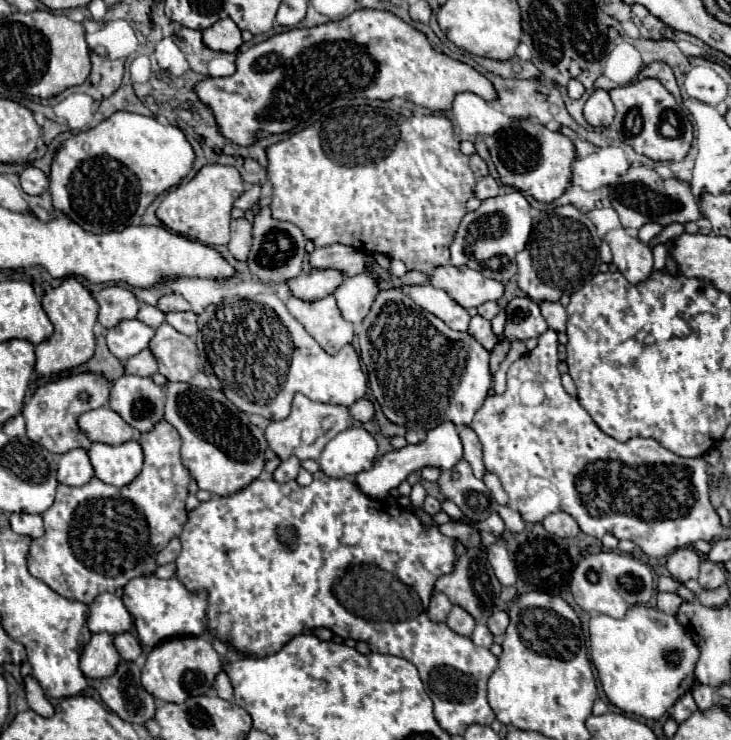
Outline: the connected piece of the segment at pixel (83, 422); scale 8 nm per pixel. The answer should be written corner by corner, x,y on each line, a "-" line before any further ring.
109,406
81,414
77,424
91,442
101,442
111,446
123,444
131,440
135,434
131,426
125,426
125,420
119,414
113,414
113,410
109,410

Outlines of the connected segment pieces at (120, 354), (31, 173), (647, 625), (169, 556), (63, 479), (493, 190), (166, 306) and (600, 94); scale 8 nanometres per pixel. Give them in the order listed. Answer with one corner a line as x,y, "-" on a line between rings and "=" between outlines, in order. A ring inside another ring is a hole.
125,320
105,332
107,348
119,360
127,360
147,348
155,330
139,320
=
27,166
27,168
21,172
19,178
21,178
21,188
23,188
23,192
25,192
25,194
31,194
31,196
43,194
43,192
47,190
47,186
49,186
47,174
45,174
43,170
39,170
39,168
33,168
33,166
=
633,606
633,610
627,610
619,620
595,614
589,620
589,640
591,662
597,668
603,692
609,702
625,714
657,720
681,698
681,694
691,690
699,650
675,616
647,606
-
669,652
679,656
677,666
667,660
=
173,538
173,540
157,554
157,564
161,566
161,564
175,562
177,556
179,556
179,552
181,552
181,542
179,542
179,538
=
69,450
59,458
57,480
65,486
83,486
93,478
93,466
85,450
=
485,176
485,178
477,180
477,186
475,186
475,196
477,196
479,200
499,196
499,184
495,182
495,178
493,178
493,176
=
169,294
159,300
157,308
161,312
185,312
185,310
189,310
189,302
179,294
=
595,90
589,96
589,100
585,102
583,116
593,128
607,128
607,126
611,126
613,124
613,116
615,116
615,108
613,108
613,102
609,98
609,92

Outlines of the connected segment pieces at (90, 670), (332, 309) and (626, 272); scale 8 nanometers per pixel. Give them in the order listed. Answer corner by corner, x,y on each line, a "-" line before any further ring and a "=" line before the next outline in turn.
107,632
91,634
89,642
83,646
79,656
81,672
87,678
107,678
113,676
119,664
119,654
113,646
113,638
=
289,296
287,308
327,354
337,354
355,336
353,324
341,316
333,296
321,302
301,302
=
625,228
611,230
605,236
613,252
613,264
629,284
645,282
653,272
653,254
637,238
631,238

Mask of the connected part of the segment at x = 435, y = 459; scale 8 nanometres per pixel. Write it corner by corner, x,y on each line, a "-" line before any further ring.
443,422
441,426
429,430
427,440
423,440
421,444
415,444
415,446
409,444
401,450
393,450
389,454
383,454
379,460
375,460
371,470
355,474
355,484
359,486
359,490
365,496
369,496
373,500
383,500
389,494
389,490
397,488
413,470
421,470
425,466
437,466
441,470
449,470
461,460
461,456
463,456
463,444
459,440
457,426
453,426
451,422

